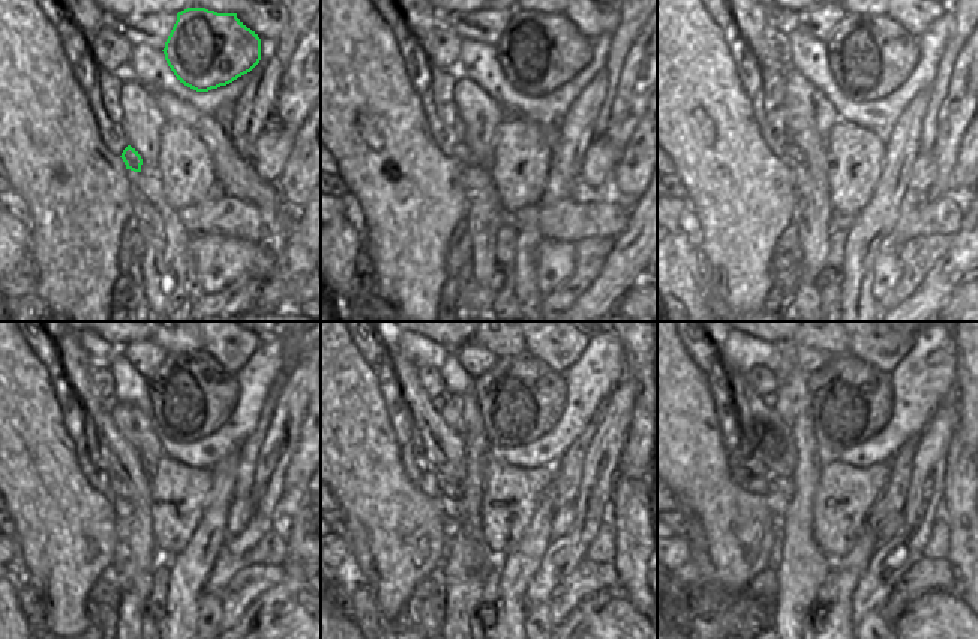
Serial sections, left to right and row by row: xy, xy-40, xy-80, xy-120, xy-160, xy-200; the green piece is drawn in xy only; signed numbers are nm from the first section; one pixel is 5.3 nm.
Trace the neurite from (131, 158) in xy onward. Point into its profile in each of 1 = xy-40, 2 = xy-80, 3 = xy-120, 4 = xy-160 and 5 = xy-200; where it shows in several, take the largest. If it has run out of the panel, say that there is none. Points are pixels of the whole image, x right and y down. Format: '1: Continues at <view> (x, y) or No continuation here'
1: Continues at xy-40 (462, 153)
2: Continues at xy-80 (792, 152)
3: Continues at xy-120 (117, 488)
4: Continues at xy-160 (447, 486)
5: Continues at xy-200 (779, 483).

